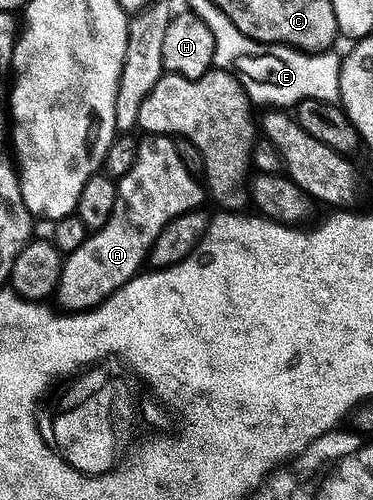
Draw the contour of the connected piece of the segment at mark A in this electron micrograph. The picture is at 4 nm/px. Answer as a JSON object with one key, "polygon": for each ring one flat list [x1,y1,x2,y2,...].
{"polygon":[[143,137,138,144,132,172,118,182,116,212,112,212,112,220,108,220,104,228,93,231,86,243,63,261,57,305,66,312,94,310,102,306,120,288,143,273,152,244,160,240,160,232,164,232,176,216,203,209,202,194,204,198,203,183,184,168,178,142,173,137]]}

